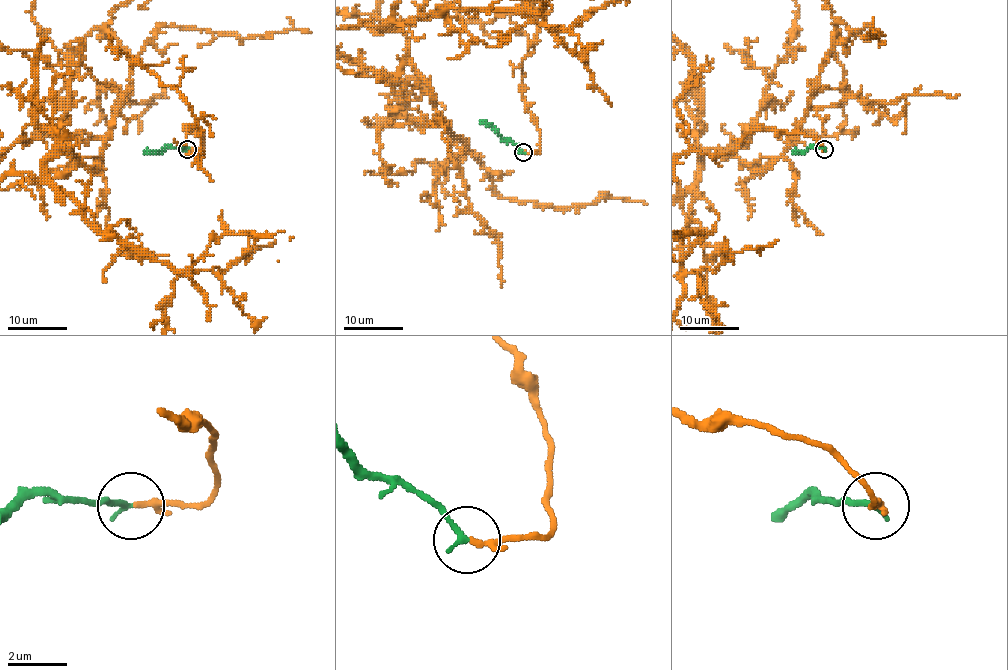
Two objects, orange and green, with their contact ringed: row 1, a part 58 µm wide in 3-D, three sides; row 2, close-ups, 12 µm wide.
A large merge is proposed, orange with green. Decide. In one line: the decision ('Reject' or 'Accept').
Accept

